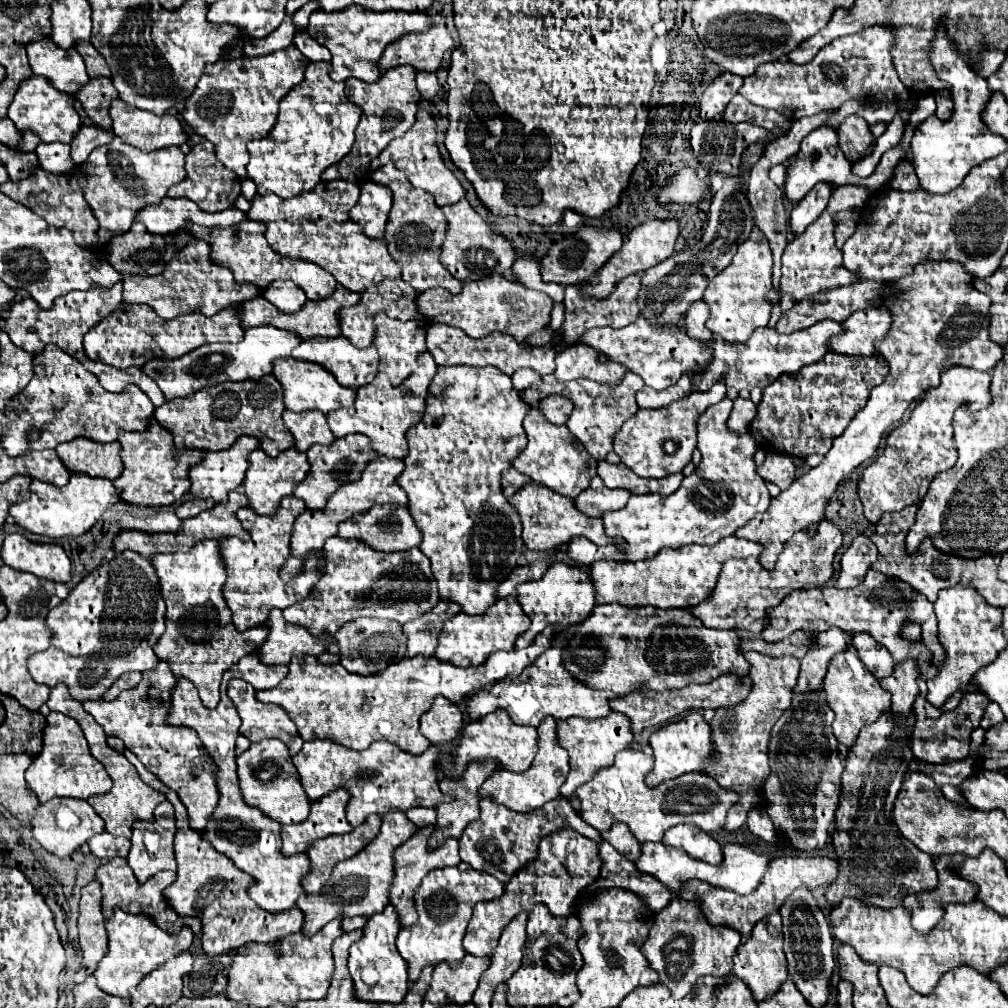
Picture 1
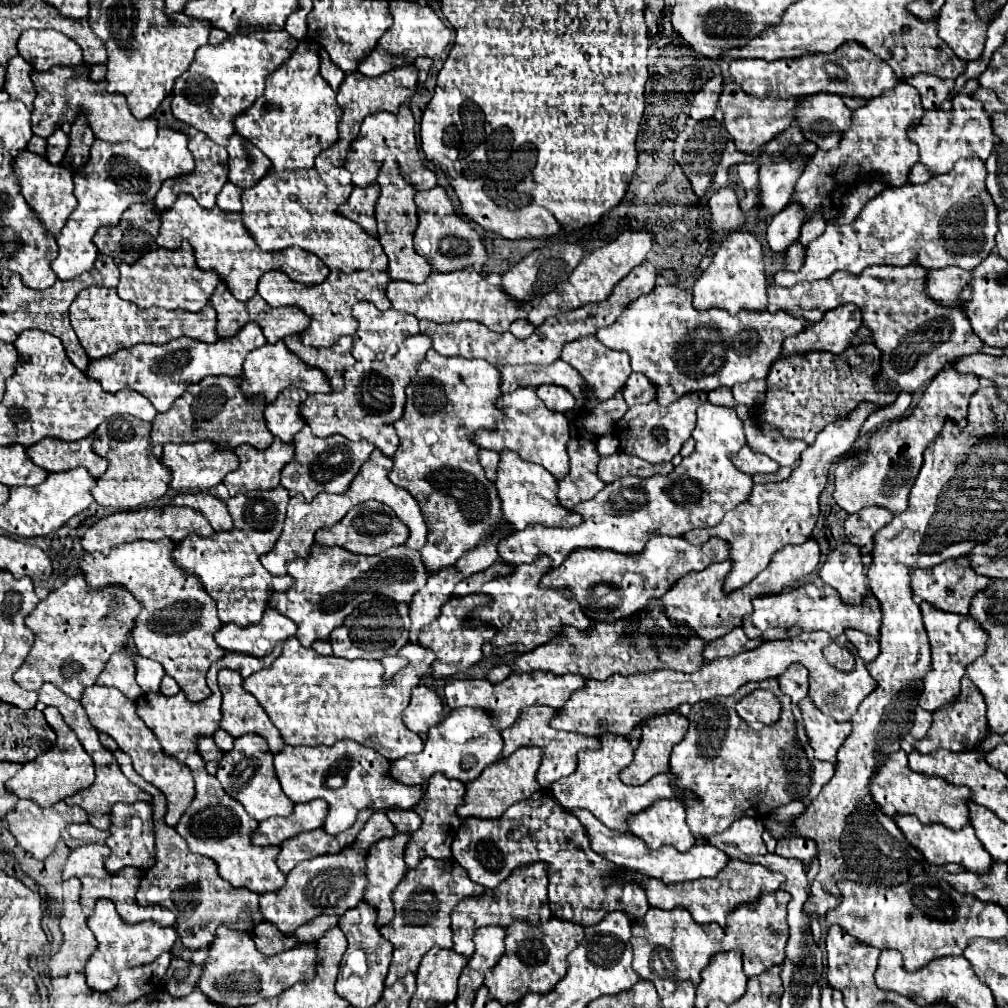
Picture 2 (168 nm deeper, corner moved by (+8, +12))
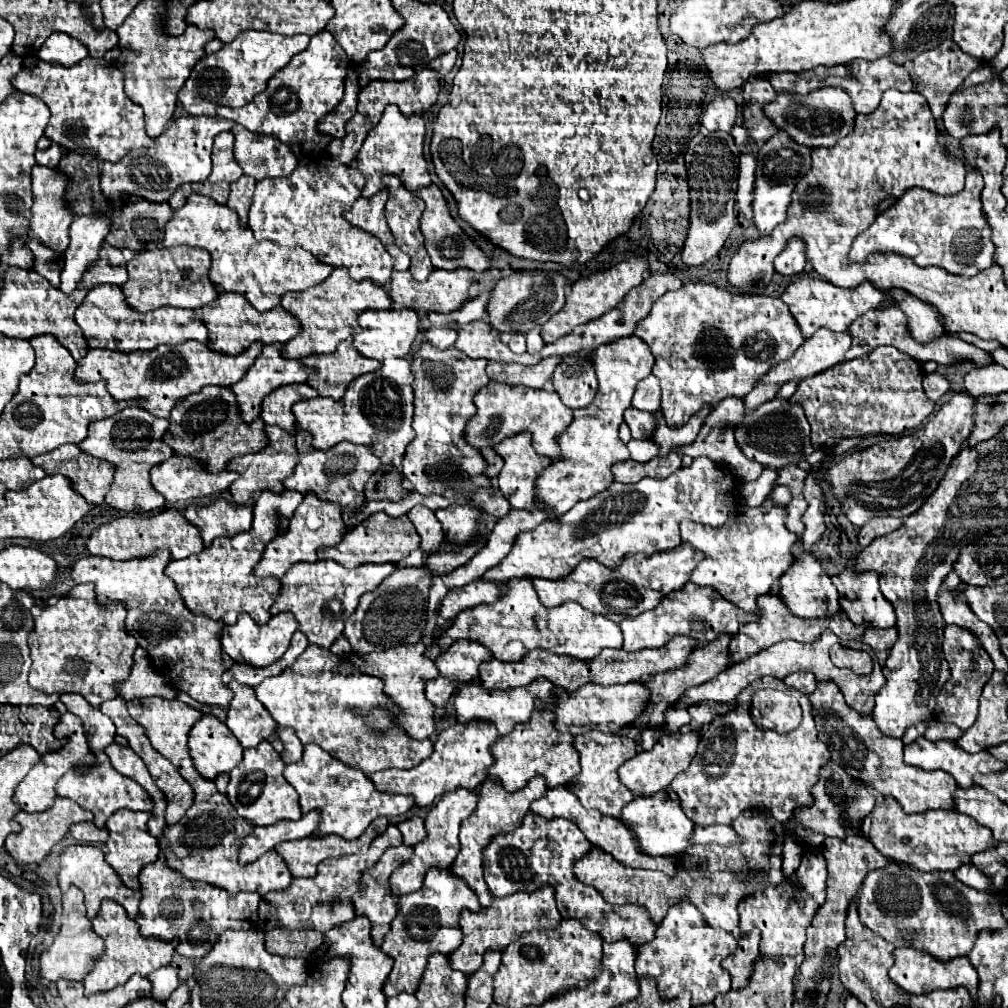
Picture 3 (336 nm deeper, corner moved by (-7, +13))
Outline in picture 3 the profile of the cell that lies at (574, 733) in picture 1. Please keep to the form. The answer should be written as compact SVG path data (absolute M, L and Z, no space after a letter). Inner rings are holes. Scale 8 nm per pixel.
M551 711L531 713L531 721L515 725L507 737L497 739L495 745L491 745L493 765L487 769L489 779L501 781L509 793L515 793L523 789L533 777L545 777L547 789L565 785L571 777L575 777L575 773L579 773L579 753L573 747L573 737L569 733L561 735L553 727L553 717L555 715Z

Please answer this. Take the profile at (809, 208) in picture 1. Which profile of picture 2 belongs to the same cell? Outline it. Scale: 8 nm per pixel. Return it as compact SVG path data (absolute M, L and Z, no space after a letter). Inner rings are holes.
M790 202L780 214L776 214L768 226L768 244L774 252L784 252L792 242L798 240L800 228L804 224L804 210L796 206L796 202Z

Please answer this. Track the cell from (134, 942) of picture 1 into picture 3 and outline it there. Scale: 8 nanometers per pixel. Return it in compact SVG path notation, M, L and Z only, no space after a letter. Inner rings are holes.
M103 901L97 917L91 923L93 923L93 931L105 943L105 953L101 953L97 957L97 961L93 963L93 969L87 973L87 977L83 981L87 995L115 989L117 985L127 983L127 979L135 973L147 977L151 971L169 965L169 961L175 953L175 947L177 947L177 941L163 941L157 937L141 937L139 925L133 919L129 919L127 911L115 901Z

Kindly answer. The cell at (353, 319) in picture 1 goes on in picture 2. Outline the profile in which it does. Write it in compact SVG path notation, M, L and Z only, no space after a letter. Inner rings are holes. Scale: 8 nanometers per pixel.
M270 270L260 278L257 291L272 307L296 305L300 306L310 318L310 326L302 332L302 342L306 346L332 346L340 336L356 334L356 318L352 318L352 306L358 302L360 288L352 288L350 274L344 276L328 276L322 284L316 286L300 286L300 282L292 282L280 270Z

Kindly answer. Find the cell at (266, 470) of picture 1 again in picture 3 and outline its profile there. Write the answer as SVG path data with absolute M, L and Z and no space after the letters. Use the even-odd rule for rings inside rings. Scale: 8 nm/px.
M265 425L267 433L267 447L259 453L249 453L243 457L233 457L227 463L227 471L239 473L239 477L231 483L231 495L235 503L247 503L255 493L259 491L271 491L271 493L281 493L283 491L283 479L289 477L297 465L297 449L295 449L295 437L293 433L287 433L285 429L279 429L275 425Z

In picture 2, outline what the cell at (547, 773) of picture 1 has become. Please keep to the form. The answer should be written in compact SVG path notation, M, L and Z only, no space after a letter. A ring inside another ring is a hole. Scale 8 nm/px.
M522 746L512 756L504 758L504 762L494 762L488 766L480 778L466 782L466 794L464 802L458 806L460 818L464 816L478 816L478 818L500 818L512 804L530 798L534 792L540 790L540 784L536 782L536 770L540 766L542 750L538 746Z

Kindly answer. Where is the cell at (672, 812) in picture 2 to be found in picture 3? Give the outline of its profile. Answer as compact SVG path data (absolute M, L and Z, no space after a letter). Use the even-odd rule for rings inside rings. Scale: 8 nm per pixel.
M665 789L663 793L657 793L655 797L637 797L631 803L625 805L619 821L627 825L637 837L639 849L647 855L677 855L685 851L689 845L689 837L693 833L693 823L687 821L687 815L683 813L679 805L679 797L671 789Z

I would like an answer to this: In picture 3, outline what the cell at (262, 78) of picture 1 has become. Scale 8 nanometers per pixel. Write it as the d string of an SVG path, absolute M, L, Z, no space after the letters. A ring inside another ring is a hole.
M243 31L235 37L233 43L223 45L217 53L205 55L197 61L191 71L191 77L185 81L179 91L179 103L191 115L209 115L215 117L215 109L221 105L227 107L243 107L253 101L255 95L263 93L267 81L291 61L293 55L301 53L309 45L307 35L283 37L275 33L257 33Z

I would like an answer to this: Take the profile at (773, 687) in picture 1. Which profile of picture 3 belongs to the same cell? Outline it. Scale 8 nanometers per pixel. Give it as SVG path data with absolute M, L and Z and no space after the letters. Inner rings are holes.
M751 689L741 693L737 709L715 717L709 729L701 733L699 749L689 769L679 773L671 783L685 815L693 823L731 825L747 809L761 815L769 813L769 817L785 823L791 819L795 807L813 803L809 791L819 779L819 769L829 761L829 751L817 739L807 697L797 693L797 699L803 709L803 719L797 729L785 735L771 735L769 729L761 729L751 721Z

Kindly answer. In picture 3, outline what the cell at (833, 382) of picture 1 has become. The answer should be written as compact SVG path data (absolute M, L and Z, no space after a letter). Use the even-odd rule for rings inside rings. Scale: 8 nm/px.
M879 347L863 359L843 361L797 385L793 401L801 403L811 425L813 443L829 439L901 435L919 427L933 411L935 403L923 391L923 367L895 347Z

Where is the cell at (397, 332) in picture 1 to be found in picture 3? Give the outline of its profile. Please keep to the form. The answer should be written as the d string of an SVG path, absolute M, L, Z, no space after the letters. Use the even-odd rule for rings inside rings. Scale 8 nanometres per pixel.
M413 309L401 311L365 311L359 315L359 333L353 337L353 347L359 355L385 361L387 357L405 357L419 333L419 317Z

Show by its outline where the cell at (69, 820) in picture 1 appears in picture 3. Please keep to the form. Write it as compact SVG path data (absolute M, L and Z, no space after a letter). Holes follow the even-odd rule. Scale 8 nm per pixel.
M57 797L55 799L55 805L43 813L27 813L27 811L19 811L15 815L15 821L21 825L21 831L17 835L11 835L5 843L5 849L7 853L11 853L11 857L17 861L17 863L39 863L43 861L51 847L57 845L65 833L69 831L69 827L73 823L79 823L79 821L91 821L93 819L93 813L91 811L85 811L83 807L79 807L77 803L69 801L69 799L61 799Z

